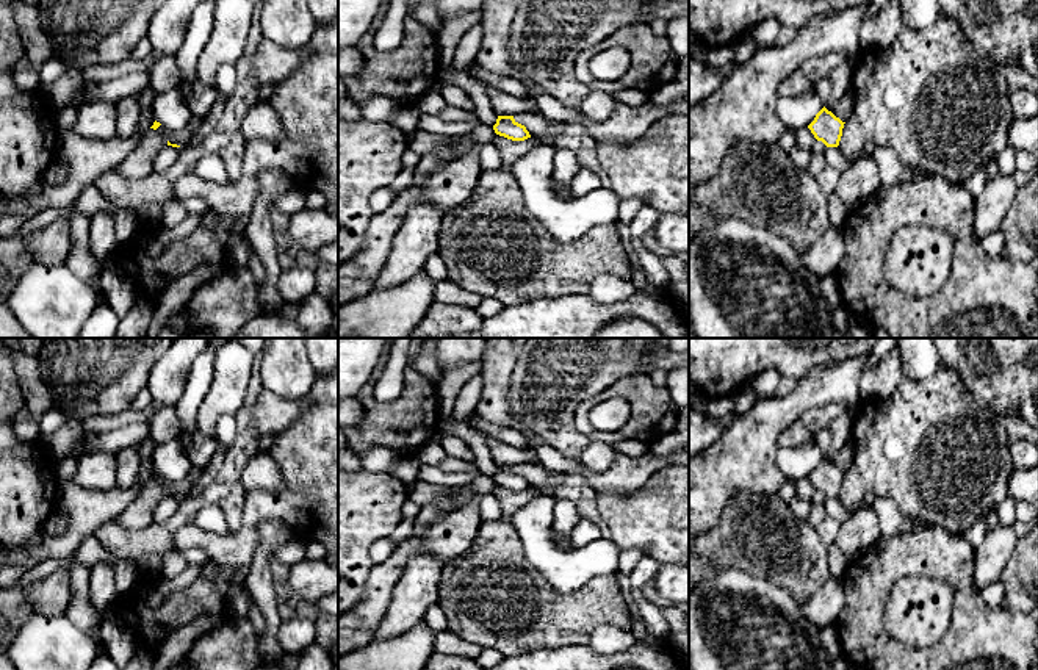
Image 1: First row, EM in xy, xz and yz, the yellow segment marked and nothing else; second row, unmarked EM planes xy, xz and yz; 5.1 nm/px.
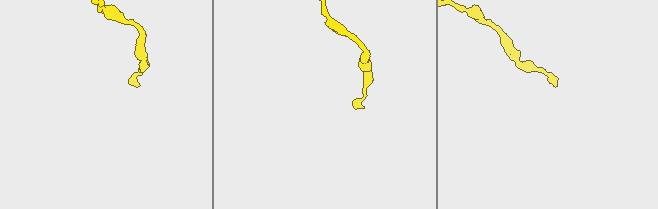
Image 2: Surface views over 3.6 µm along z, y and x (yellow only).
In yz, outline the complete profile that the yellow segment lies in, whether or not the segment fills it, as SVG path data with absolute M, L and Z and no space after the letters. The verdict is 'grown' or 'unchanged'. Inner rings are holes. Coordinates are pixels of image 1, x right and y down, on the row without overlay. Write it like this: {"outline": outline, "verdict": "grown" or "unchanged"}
{"outline": "M825 457L816 465L814 471L808 476L817 492L822 492L827 498L838 498L844 474Z", "verdict": "unchanged"}

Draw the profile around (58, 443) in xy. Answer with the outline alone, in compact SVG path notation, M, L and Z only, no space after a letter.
M67 418L64 426L42 440L42 443L52 459L61 459L85 434L81 421Z

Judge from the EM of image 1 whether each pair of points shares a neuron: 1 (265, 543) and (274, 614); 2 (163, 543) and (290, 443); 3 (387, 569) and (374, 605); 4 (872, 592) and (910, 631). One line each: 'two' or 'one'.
1: one
2: two
3: one
4: two

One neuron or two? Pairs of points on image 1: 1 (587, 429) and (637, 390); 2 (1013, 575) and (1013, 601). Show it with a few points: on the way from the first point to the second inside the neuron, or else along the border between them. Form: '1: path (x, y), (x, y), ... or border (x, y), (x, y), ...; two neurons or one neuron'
1: path (584, 412), (597, 398), (620, 390); one neuron
2: path (1013, 581), (1013, 595); one neuron

